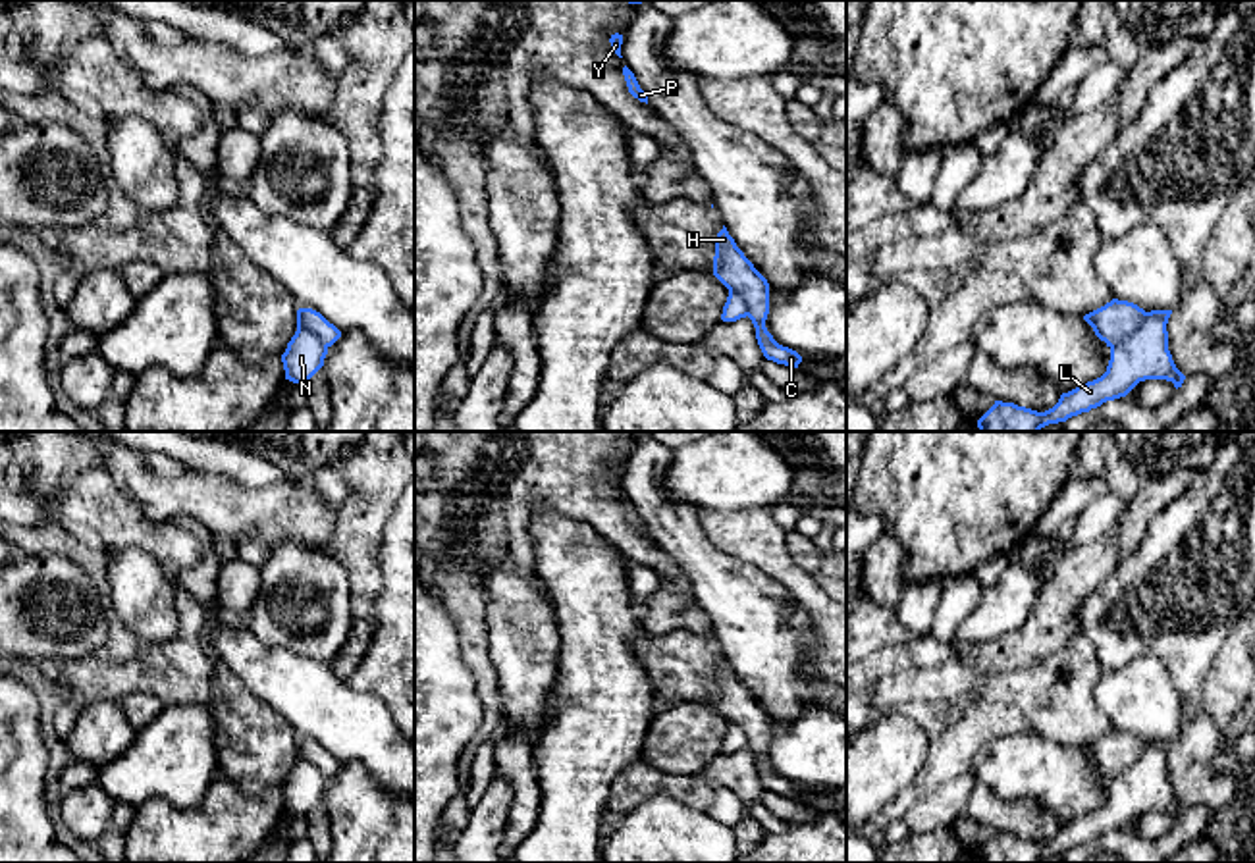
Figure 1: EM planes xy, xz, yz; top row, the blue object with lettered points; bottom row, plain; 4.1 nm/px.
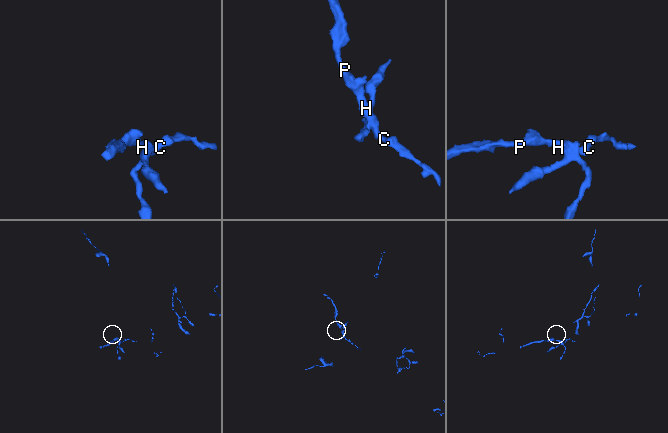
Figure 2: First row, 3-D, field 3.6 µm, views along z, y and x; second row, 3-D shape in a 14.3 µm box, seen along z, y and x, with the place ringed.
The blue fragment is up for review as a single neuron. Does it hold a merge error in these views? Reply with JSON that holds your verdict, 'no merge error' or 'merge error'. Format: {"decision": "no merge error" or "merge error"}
{"decision": "merge error"}

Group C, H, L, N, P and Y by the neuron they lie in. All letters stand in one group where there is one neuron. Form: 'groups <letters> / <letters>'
groups C H P Y / L N

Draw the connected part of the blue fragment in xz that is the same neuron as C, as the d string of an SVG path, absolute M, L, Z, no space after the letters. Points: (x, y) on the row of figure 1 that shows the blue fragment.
M727 227L715 237L715 256L713 256L713 275L729 289L744 297L748 306L748 318L756 327L758 345L767 360L798 368L802 356L779 345L765 327L769 314L769 283L754 268L754 264L736 247L734 239L729 235Z

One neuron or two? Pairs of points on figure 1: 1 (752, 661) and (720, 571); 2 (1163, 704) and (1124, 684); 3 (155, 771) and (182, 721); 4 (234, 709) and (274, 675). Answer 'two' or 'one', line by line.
1: one
2: one
3: one
4: two

